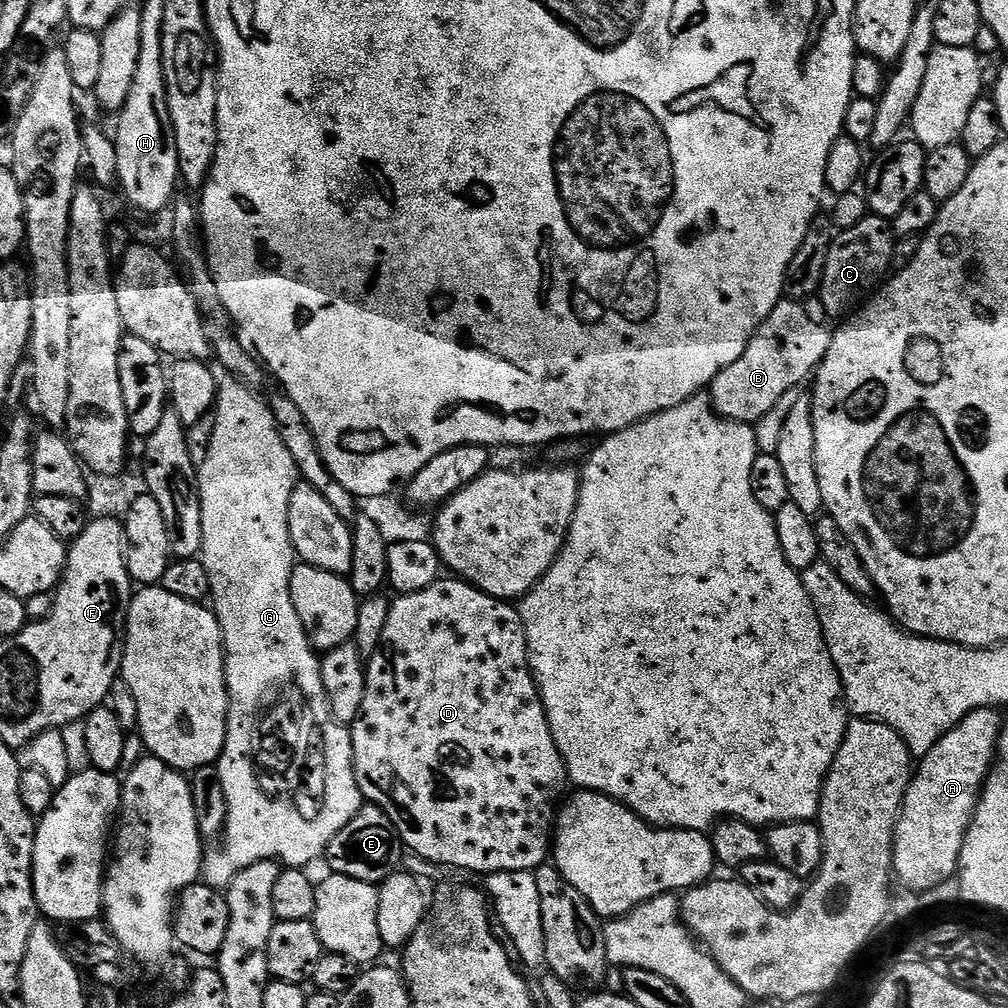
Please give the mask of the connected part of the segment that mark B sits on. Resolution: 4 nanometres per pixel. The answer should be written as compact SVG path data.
M782 298L774 310L760 323L750 338L742 358L730 362L712 379L710 399L719 416L734 422L755 425L770 413L788 390L800 388L803 380L813 375L824 361L832 341L829 321L819 299L790 300Z

